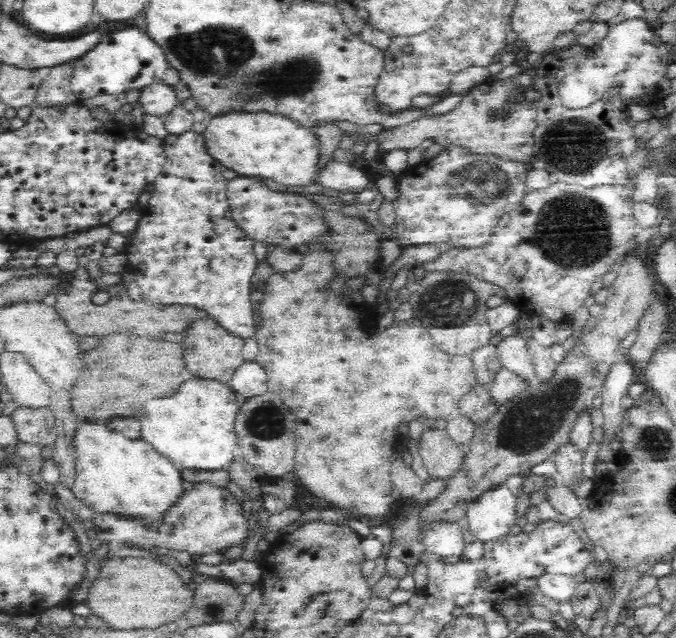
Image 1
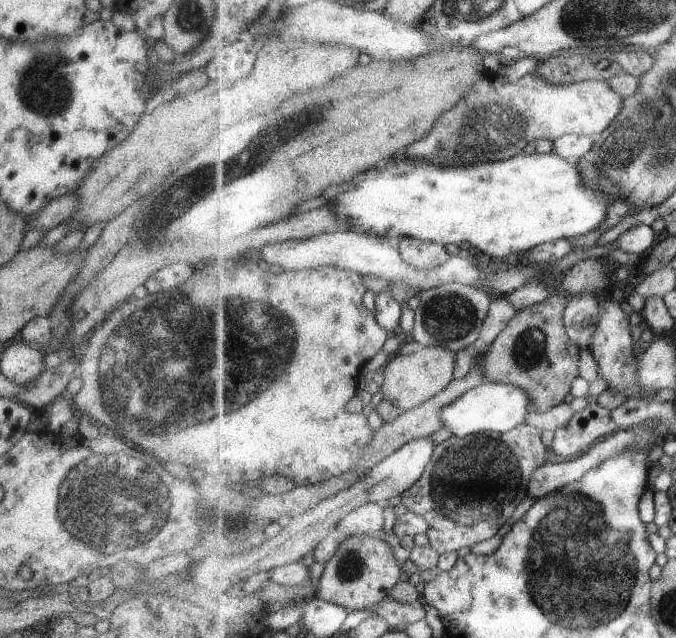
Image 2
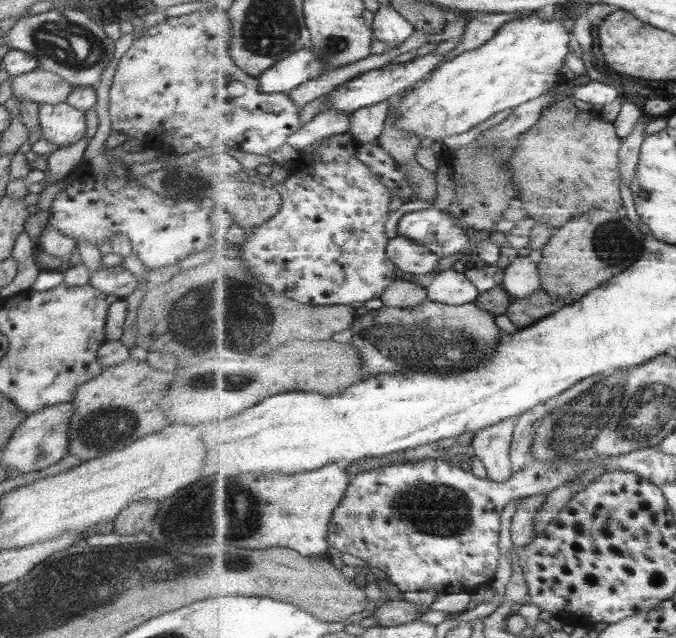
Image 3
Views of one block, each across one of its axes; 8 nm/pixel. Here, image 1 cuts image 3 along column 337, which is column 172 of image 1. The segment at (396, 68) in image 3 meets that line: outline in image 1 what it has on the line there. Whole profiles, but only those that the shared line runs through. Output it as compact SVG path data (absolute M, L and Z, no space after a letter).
M154 83L142 89L139 100L146 115L164 117L170 114L178 104L172 86L166 83Z

